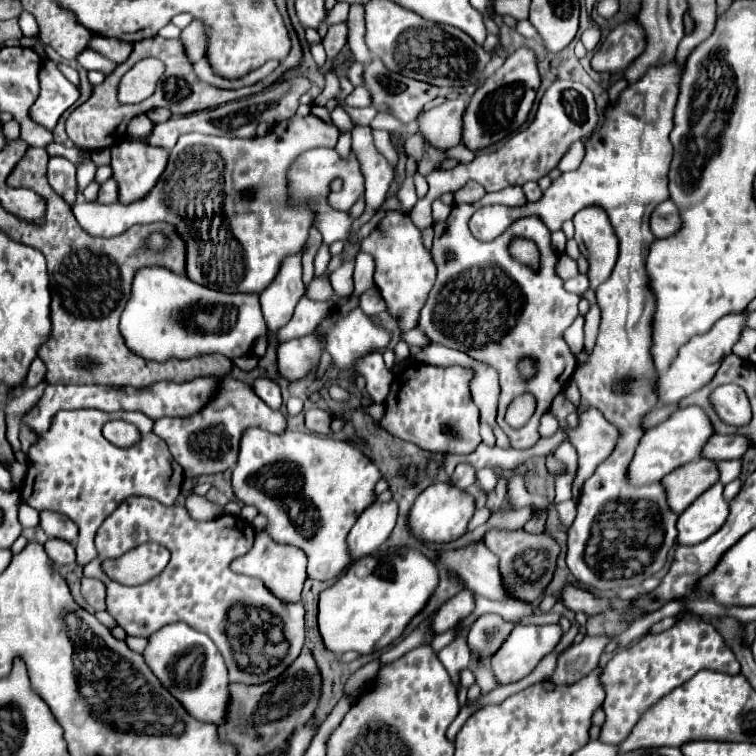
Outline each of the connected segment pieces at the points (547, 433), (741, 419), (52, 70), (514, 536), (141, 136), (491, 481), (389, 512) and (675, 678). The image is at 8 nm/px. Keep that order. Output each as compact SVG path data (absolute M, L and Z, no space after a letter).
M547 411L547 413L541 417L539 435L541 435L541 437L551 437L557 429L559 429L559 419L557 419L551 411Z
M711 393L711 405L727 425L743 427L751 421L751 407L745 393Z
M49 59L43 63L39 71L39 81L41 81L41 93L37 101L31 105L29 115L37 125L43 125L45 129L53 131L63 111L77 101L79 91Z
M489 531L483 539L485 545L501 559L499 565L503 569L503 577L507 577L507 589L511 589L511 597L521 601L535 601L551 581L559 545L547 535L527 535L525 531Z
M137 115L129 121L125 135L133 137L133 139L139 139L139 141L145 141L151 135L153 129L155 129L155 123L147 115Z
M483 468L477 471L477 479L482 488L489 494L495 487L497 479L490 468Z
M385 501L385 503L373 503L367 507L353 529L349 531L349 549L353 561L369 555L379 549L391 535L395 523L397 523L397 503L395 501Z
M685 617L683 621L677 621L671 629L659 635L647 635L635 645L617 651L607 661L601 675L607 697L601 707L605 711L605 723L601 725L599 741L611 745L623 741L623 737L627 737L627 733L637 723L639 715L649 709L651 703L659 701L659 697L689 681L701 669L737 675L739 661L735 653L727 647L725 639L715 631L715 627L699 621L697 617Z

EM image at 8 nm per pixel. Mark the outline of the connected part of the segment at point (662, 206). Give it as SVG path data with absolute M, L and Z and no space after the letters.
M669 199L659 203L651 213L651 233L655 237L669 237L675 229L679 229L679 225L679 209Z

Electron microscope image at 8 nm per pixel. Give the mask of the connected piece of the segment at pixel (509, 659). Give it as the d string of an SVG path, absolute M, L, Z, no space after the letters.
M517 625L511 631L511 635L505 639L505 643L499 647L499 651L491 657L491 669L493 669L499 685L515 683L515 681L527 677L535 669L539 659L555 649L561 635L563 635L563 631L559 625Z

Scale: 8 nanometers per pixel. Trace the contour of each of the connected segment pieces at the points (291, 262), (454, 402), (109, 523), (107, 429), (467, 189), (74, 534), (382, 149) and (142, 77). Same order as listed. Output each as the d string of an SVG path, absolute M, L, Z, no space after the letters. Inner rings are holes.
M301 251L285 257L273 283L259 295L263 319L267 323L267 329L273 333L287 325L299 297L305 293L305 285L301 281L303 275L301 259L303 259Z
M411 363L411 365L419 365L419 367L409 367L397 373L393 381L395 385L391 387L385 399L385 415L381 417L379 425L391 435L411 441L425 451L443 451L443 453L453 453L453 455L473 453L477 445L481 443L481 435L479 435L479 411L475 403L471 401L469 389L467 389L471 373L467 373L467 369L463 367L435 367L435 365L425 365L425 363L423 365Z
M129 497L103 521L103 525L97 530L95 545L99 555L95 561L83 567L83 575L95 577L105 583L107 613L117 621L117 625L121 625L127 631L127 635L149 637L155 629L161 629L163 625L185 621L193 629L213 639L213 643L217 645L217 649L225 659L231 683L261 685L279 677L299 657L305 639L305 623L303 623L305 611L301 603L283 603L273 595L263 595L261 591L265 587L259 579L239 575L231 569L231 561L237 559L239 555L245 555L253 547L253 537L255 537L253 527L247 521L241 521L241 517L221 515L211 521L195 521L181 505L165 507L155 499ZM145 541L155 541L171 551L171 561L159 573L159 577L153 577L151 581L137 587L127 587L127 585L117 585L117 581L103 575L101 569L103 559L116 559Z
M111 421L103 427L103 437L115 445L133 445L139 439L139 431L133 425L125 425L125 421Z
M469 181L465 187L461 187L459 191L455 191L453 197L455 197L455 203L475 203L475 201L479 201L485 193L487 193L487 191L485 191L479 183Z
M41 513L41 523L39 525L47 533L49 539L63 539L63 541L75 543L77 537L79 537L77 525L61 513Z
M371 129L372 135L375 139L375 146L379 149L379 152L391 163L395 170L397 168L398 154L393 148L389 132L384 130Z
M141 59L119 81L117 99L123 103L139 103L147 99L165 71L159 59Z

